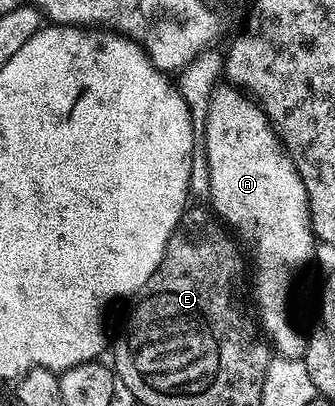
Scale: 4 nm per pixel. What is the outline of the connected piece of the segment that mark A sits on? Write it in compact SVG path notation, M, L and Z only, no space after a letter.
M229 83L215 85L208 105L204 132L206 132L204 152L208 163L208 183L210 184L209 204L214 204L213 212L243 242L246 240L254 248L252 299L254 297L258 307L256 315L260 327L281 356L301 359L306 350L307 334L302 333L294 323L292 293L302 268L306 265L306 260L310 261L315 256L316 246L316 238L310 227L310 208L306 203L306 188L294 164L286 156L277 133L270 126L270 120L266 118L265 111L243 90Z

